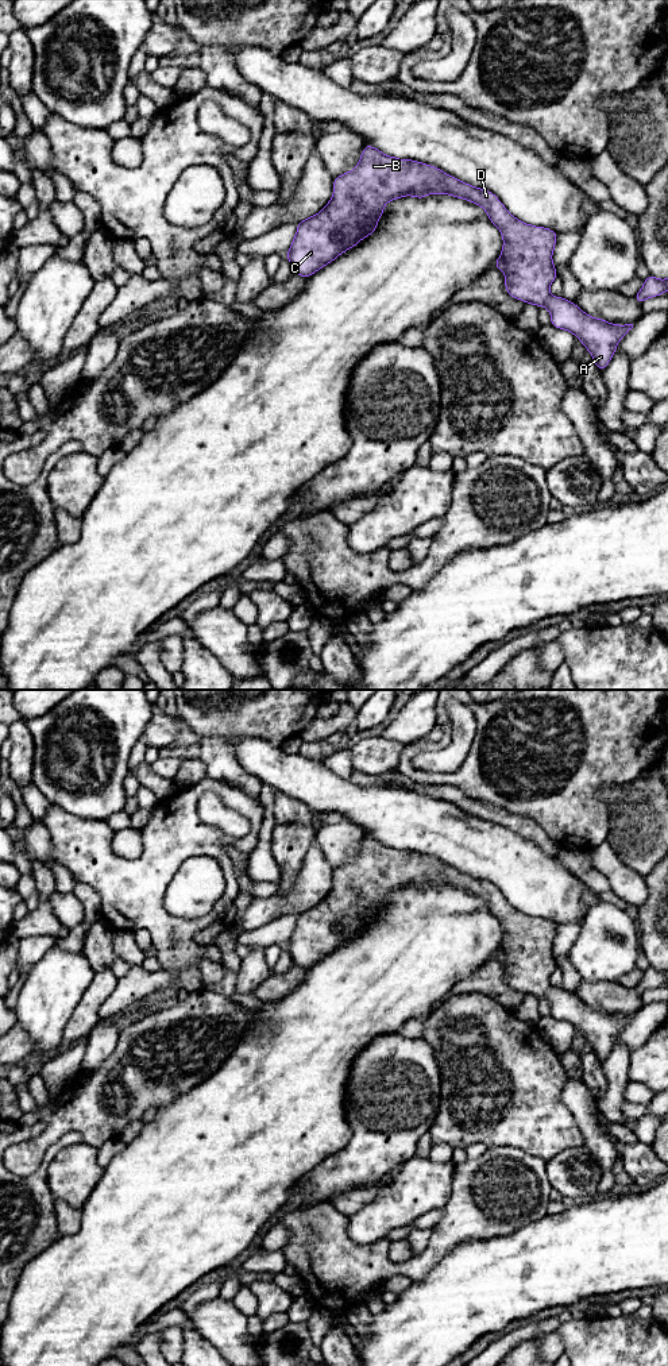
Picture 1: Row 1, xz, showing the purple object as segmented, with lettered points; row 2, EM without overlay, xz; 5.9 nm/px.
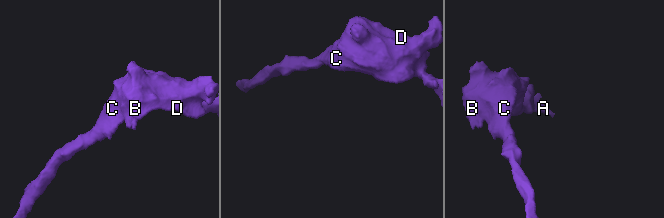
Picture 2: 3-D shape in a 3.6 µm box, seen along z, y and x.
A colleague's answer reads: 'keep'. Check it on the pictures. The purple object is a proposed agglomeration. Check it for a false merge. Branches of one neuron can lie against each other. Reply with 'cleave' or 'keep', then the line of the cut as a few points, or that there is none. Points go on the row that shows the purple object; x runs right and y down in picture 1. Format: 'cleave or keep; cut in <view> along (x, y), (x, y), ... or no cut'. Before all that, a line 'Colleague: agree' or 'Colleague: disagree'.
Colleague: agree
keep; no cut

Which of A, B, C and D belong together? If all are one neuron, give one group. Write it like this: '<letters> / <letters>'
A B C D

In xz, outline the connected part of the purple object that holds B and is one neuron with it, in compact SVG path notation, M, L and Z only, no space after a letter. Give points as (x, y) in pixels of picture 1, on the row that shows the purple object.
M366 144L356 167L333 178L333 194L329 202L314 216L298 221L296 236L285 256L290 262L294 274L308 278L347 250L355 247L366 236L374 234L389 201L405 196L424 198L428 194L448 194L482 207L490 221L502 234L502 252L494 267L505 273L507 294L538 308L545 306L551 313L551 324L555 328L574 333L592 355L592 362L599 371L607 367L618 343L630 332L633 324L619 325L591 317L576 304L549 293L551 283L557 278L552 261L557 234L547 227L536 227L518 220L490 190L459 181L436 166L414 159L390 157L374 146Z

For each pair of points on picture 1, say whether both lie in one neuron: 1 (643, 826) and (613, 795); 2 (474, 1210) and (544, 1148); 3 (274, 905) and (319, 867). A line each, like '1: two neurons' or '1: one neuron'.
1: one neuron
2: two neurons
3: one neuron

